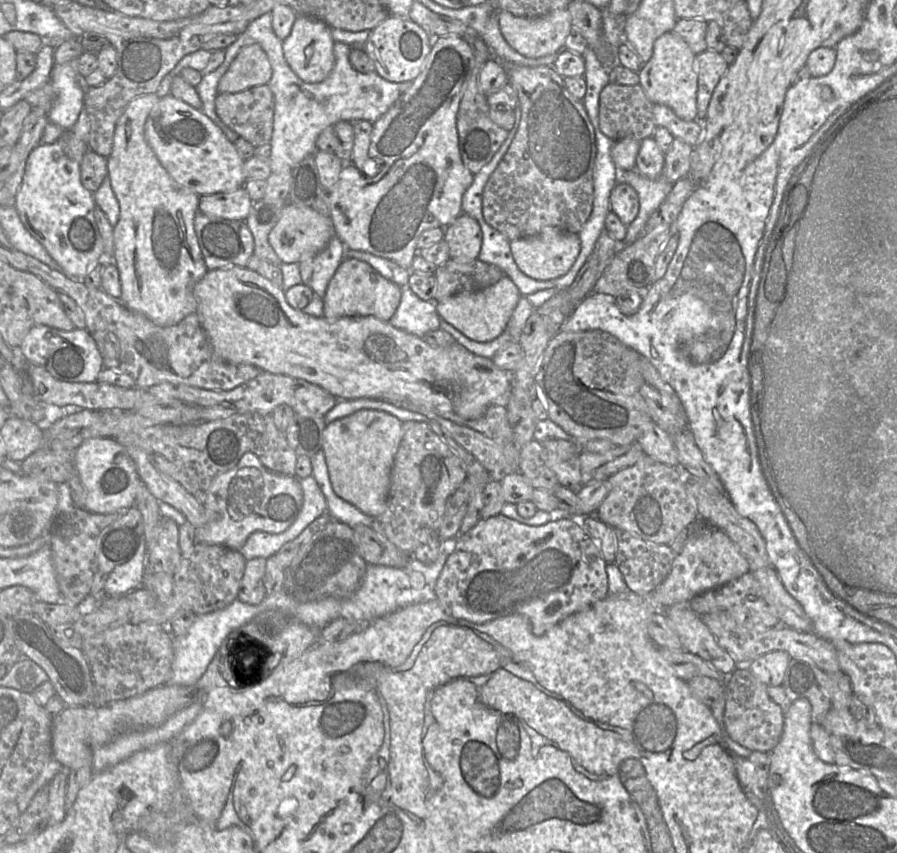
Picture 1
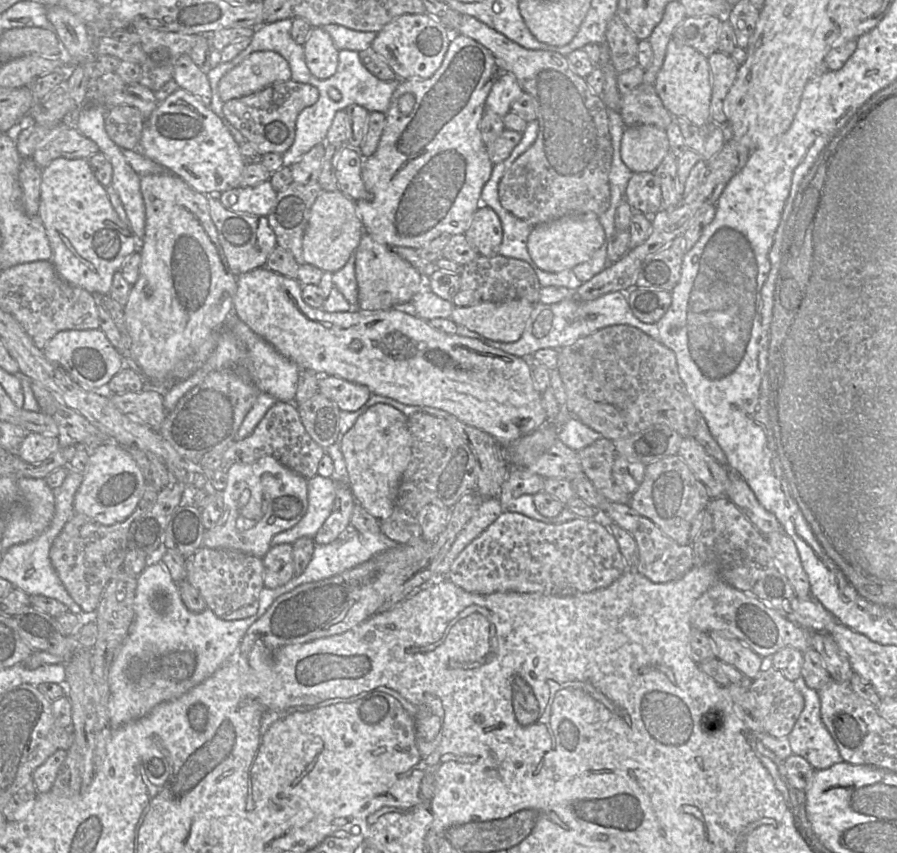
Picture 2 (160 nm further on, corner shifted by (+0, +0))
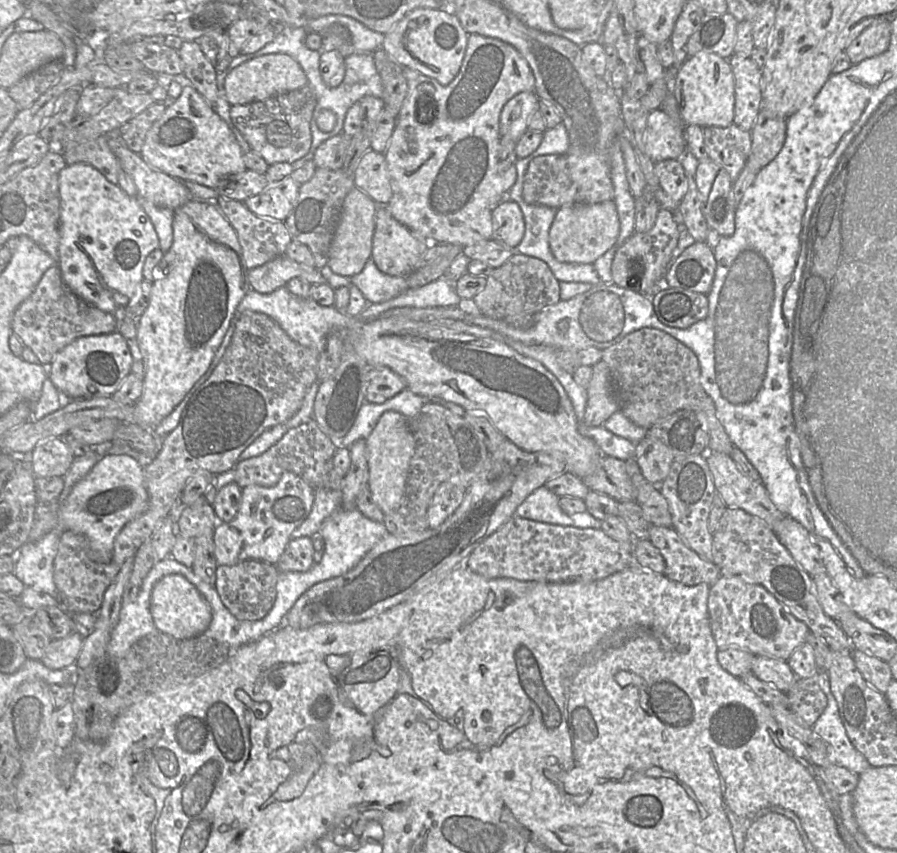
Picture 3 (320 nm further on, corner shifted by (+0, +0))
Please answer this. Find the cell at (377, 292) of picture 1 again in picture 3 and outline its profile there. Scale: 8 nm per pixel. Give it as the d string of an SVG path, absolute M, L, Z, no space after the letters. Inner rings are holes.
M386 205L379 206L371 259L381 272L390 276L410 275L430 244L398 222Z

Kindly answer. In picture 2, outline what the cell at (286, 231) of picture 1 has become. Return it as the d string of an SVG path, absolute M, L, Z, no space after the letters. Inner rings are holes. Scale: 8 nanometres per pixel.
M339 190L322 192L315 200L302 241L302 259L324 272L334 273L340 270L354 254L362 236L363 224L356 213L355 201Z

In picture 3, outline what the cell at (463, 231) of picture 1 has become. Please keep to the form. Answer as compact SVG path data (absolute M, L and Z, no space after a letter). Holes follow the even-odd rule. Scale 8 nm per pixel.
M503 201L492 211L493 240L515 248L523 239L525 221L519 204Z

